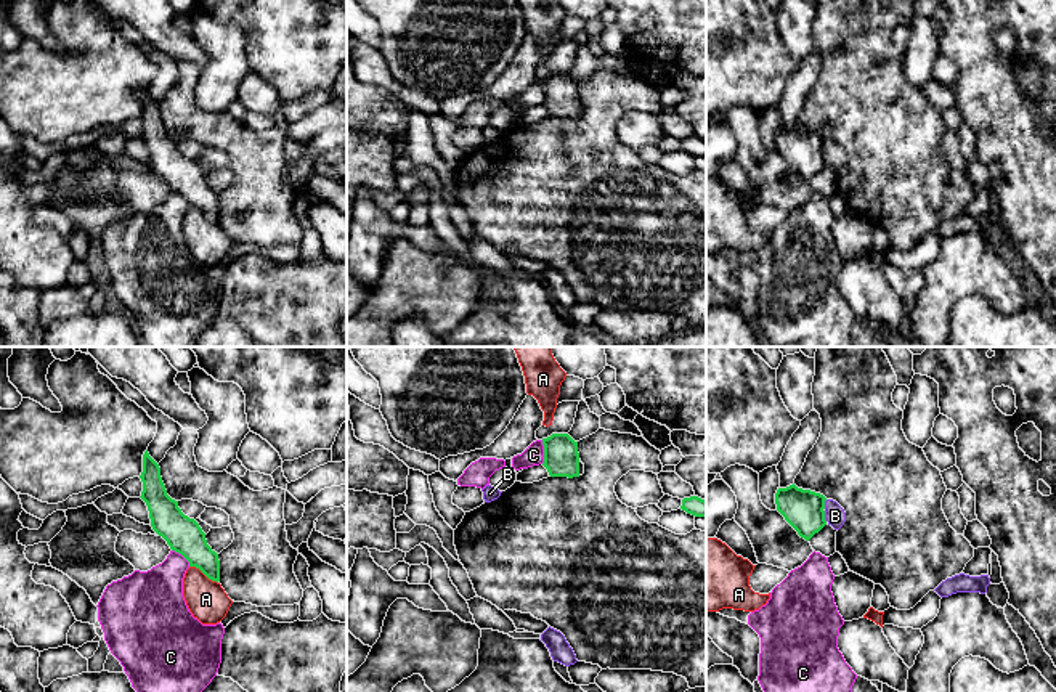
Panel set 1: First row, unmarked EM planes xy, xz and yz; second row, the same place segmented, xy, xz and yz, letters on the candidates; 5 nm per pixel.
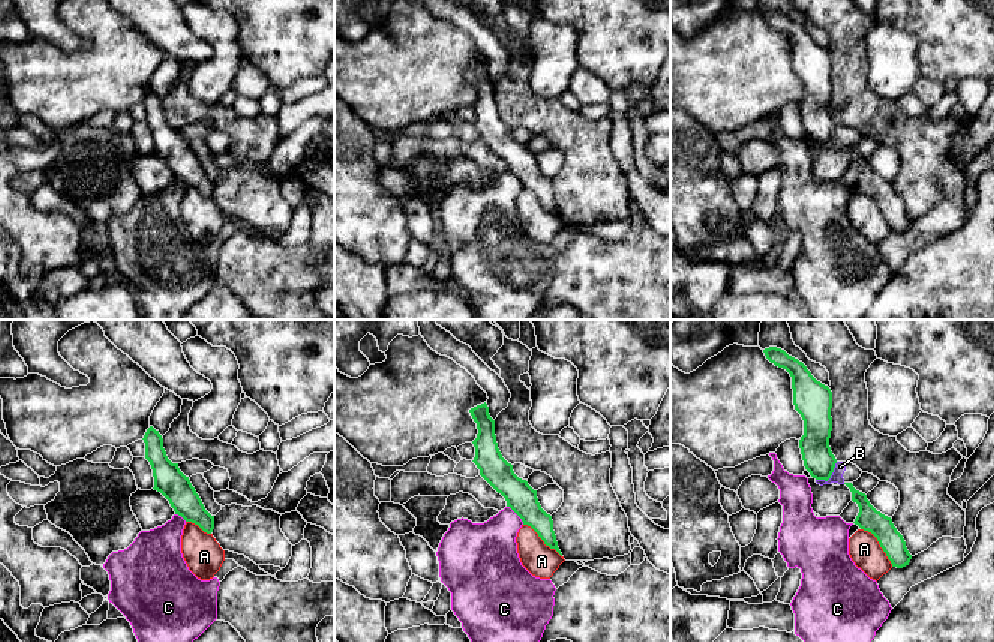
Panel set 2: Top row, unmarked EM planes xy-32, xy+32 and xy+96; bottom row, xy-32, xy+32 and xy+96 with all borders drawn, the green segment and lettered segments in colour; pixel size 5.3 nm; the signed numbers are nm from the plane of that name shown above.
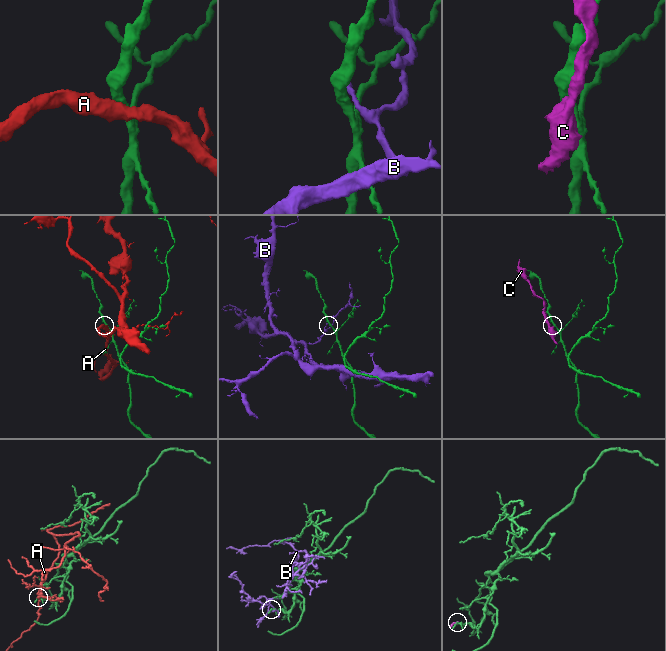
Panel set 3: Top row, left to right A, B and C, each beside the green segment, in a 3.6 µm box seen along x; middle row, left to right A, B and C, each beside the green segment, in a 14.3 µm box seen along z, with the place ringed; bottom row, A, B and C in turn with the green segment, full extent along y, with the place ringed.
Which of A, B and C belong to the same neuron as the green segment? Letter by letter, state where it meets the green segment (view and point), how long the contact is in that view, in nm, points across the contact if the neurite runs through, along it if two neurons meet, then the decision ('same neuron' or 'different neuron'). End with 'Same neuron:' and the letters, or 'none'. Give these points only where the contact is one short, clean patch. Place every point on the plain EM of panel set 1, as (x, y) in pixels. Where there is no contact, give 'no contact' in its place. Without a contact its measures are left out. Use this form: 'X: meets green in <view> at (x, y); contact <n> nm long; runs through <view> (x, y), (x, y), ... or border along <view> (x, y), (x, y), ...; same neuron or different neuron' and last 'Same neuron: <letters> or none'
A: meets green in xy at (204, 214); contact 170 nm long; border along xy (190, 206), (194, 206), (217, 223); different neuron
B: meets green in yz at (824, 156); contact 60 nm long; different neuron
C: meets green in xz at (544, 92); contact 120 nm long; border along xz (541, 81), (543, 103); different neuron
Same neuron: none

